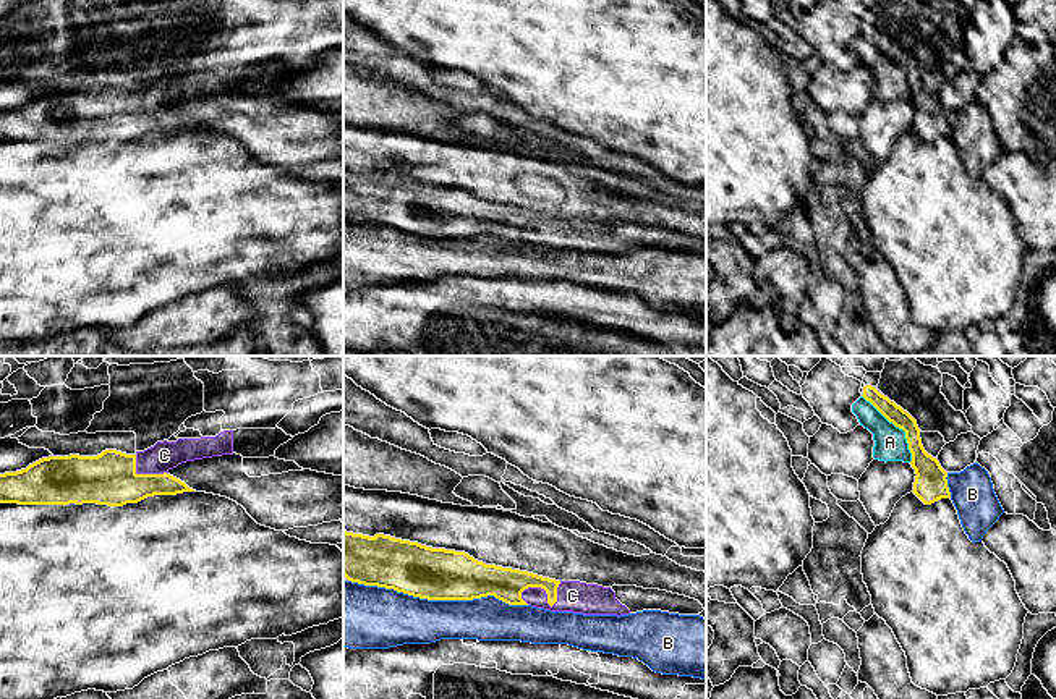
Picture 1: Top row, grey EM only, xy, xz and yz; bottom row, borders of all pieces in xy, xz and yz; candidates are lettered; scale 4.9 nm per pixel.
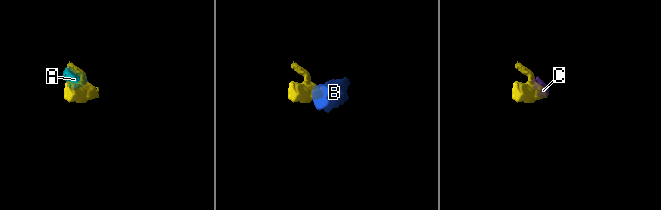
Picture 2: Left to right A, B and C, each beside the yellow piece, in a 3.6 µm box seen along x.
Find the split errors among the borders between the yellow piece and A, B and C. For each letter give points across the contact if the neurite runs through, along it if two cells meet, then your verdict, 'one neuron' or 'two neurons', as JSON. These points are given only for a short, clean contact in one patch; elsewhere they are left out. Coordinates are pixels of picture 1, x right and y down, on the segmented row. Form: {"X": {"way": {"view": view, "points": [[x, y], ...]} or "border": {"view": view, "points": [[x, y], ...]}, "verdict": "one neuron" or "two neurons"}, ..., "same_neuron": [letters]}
{"A": {"verdict": "two neurons"}, "B": {"verdict": "two neurons"}, "C": {"verdict": "one neuron"}, "same_neuron": ["C"]}

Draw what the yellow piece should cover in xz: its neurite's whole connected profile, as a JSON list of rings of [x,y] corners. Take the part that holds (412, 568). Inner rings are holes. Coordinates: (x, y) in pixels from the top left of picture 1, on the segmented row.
[[[343,531],[343,576],[351,582],[428,600],[494,595],[509,605],[617,616],[643,610],[679,615],[698,615],[705,610],[698,600],[667,591],[556,581],[486,565],[465,552],[432,549],[384,534],[369,537]]]

